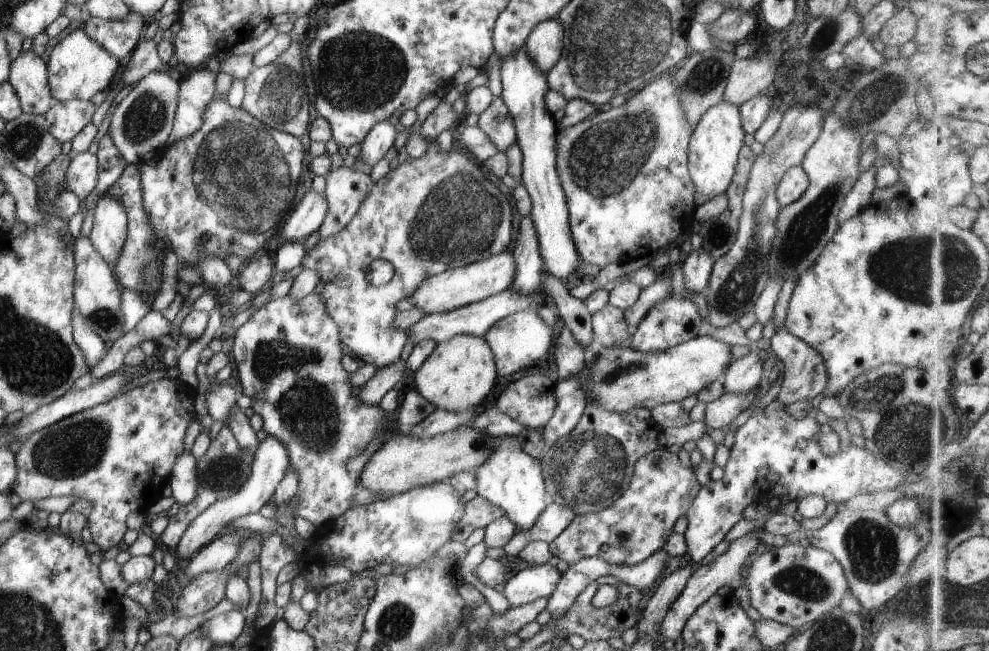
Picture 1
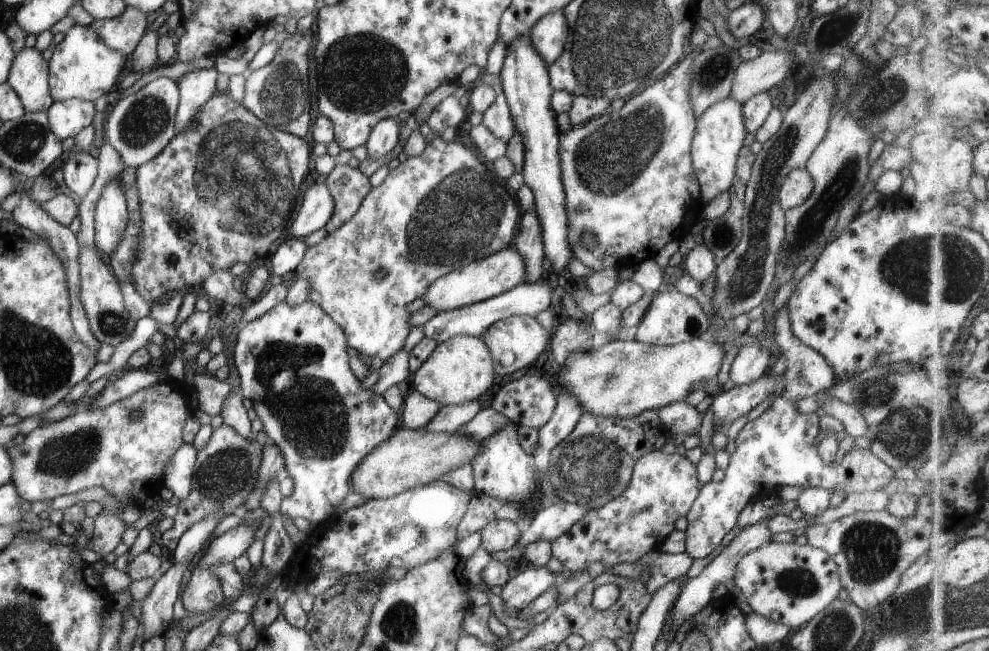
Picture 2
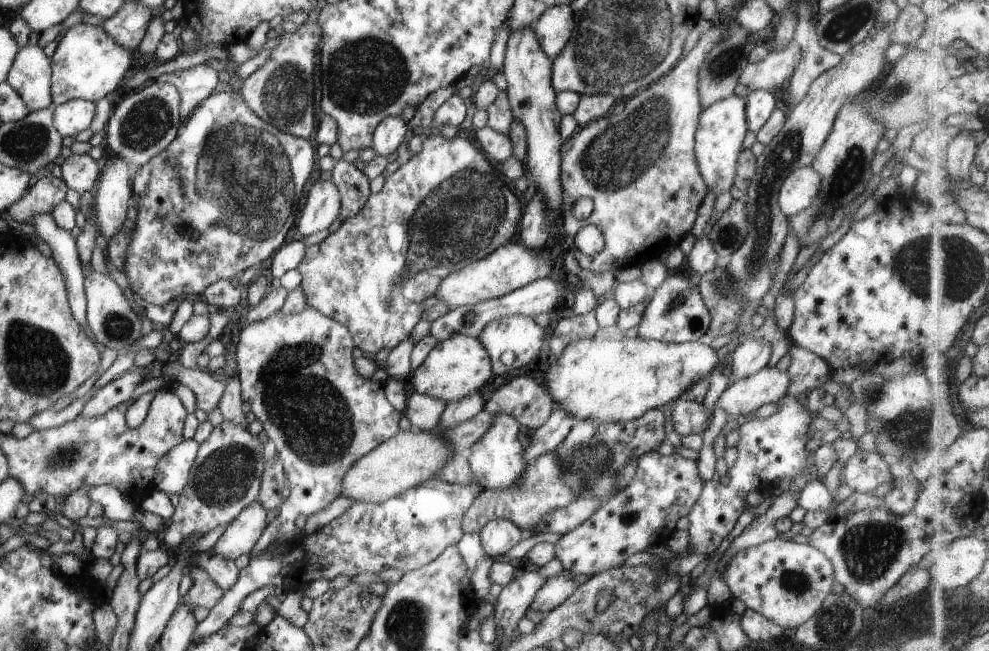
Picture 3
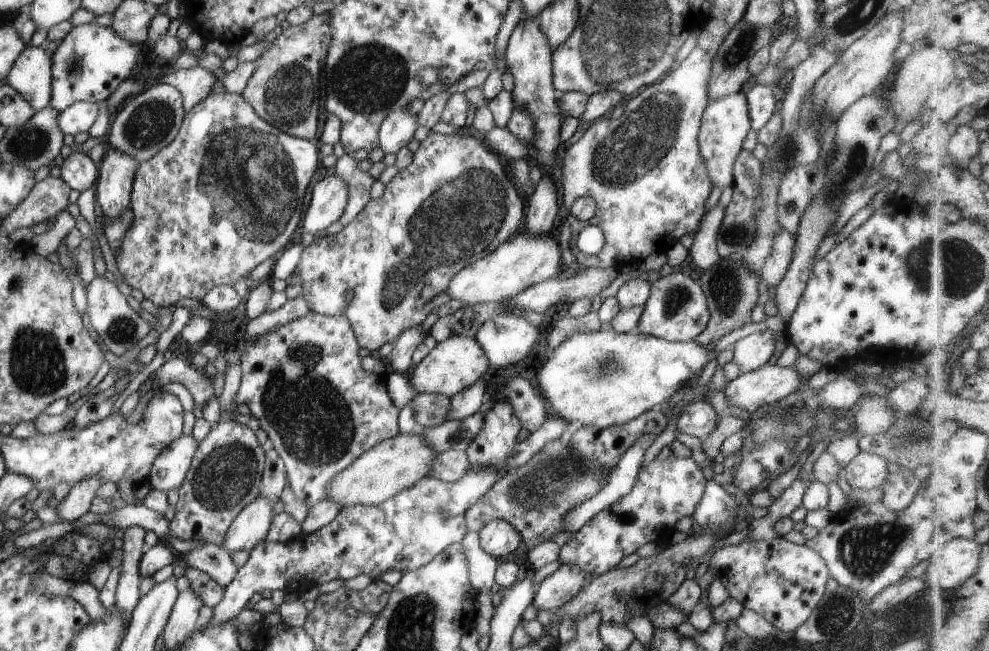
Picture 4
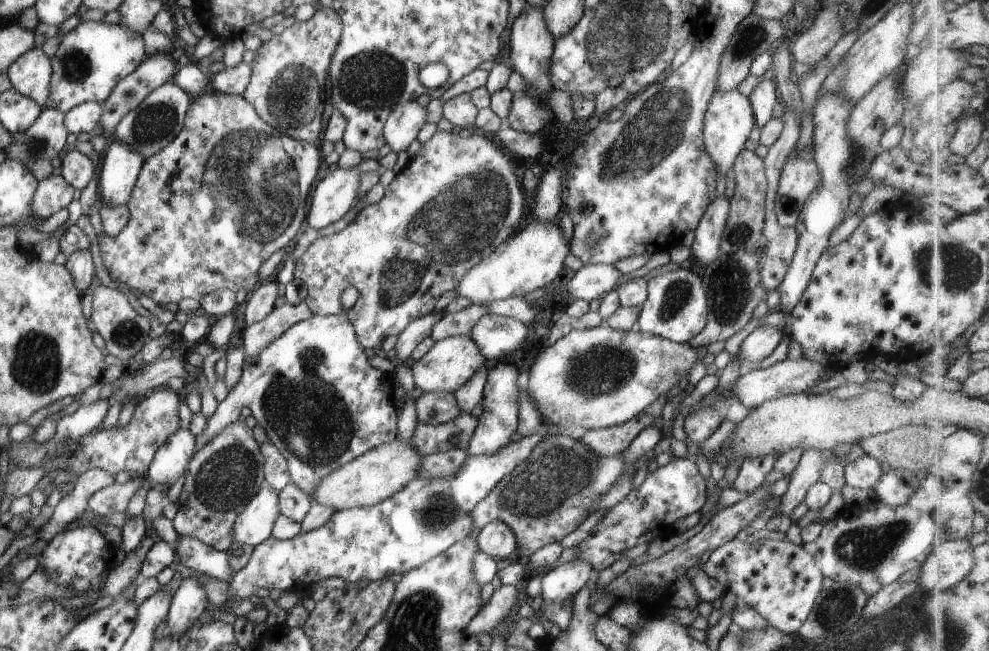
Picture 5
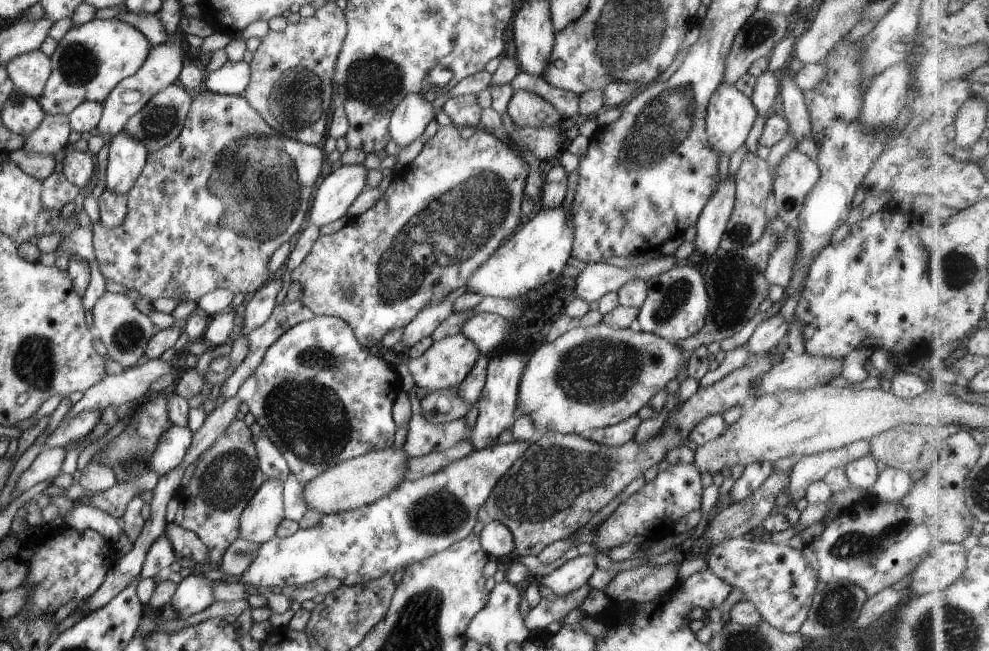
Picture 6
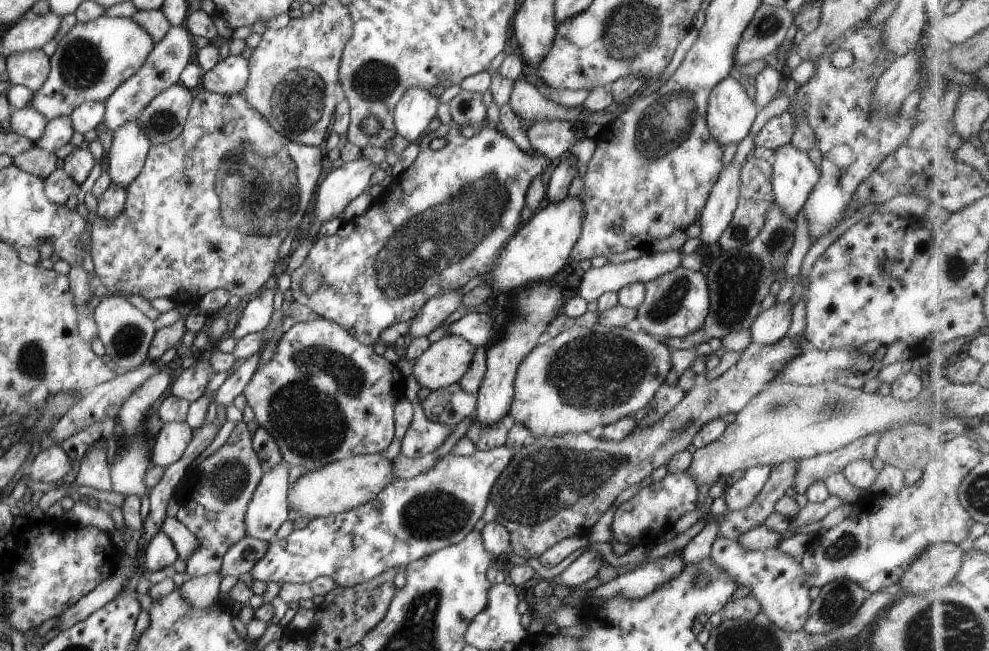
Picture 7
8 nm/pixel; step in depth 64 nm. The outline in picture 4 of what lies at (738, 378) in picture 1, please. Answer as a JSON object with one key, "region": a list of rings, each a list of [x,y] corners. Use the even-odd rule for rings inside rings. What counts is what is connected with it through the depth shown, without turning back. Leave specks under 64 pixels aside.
{"region":[[[769,329],[753,333],[737,340],[731,347],[732,360],[744,372],[759,368],[767,362],[773,352],[773,332]]]}

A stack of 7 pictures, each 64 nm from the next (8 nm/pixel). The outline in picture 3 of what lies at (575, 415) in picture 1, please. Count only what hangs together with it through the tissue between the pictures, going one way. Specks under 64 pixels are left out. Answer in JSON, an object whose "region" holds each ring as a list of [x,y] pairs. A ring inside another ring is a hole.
{"region":[[[554,406],[549,419],[535,430],[531,444],[523,448],[523,460],[531,463],[540,455],[556,450],[574,428],[575,418],[564,409]]]}

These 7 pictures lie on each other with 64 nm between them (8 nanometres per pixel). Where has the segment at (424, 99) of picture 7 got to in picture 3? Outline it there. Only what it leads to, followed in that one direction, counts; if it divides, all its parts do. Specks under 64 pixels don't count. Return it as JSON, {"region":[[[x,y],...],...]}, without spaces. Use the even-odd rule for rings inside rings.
{"region":[[[399,115],[387,116],[375,126],[373,133],[370,134],[372,140],[369,147],[377,157],[387,157],[397,149],[405,131],[409,128],[407,122],[403,122]]]}

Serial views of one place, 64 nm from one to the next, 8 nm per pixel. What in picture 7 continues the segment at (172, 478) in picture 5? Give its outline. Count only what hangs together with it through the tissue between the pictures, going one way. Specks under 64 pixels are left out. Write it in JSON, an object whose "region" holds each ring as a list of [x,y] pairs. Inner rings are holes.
{"region":[[[185,421],[163,422],[150,445],[150,465],[165,468],[183,454],[192,430]]]}

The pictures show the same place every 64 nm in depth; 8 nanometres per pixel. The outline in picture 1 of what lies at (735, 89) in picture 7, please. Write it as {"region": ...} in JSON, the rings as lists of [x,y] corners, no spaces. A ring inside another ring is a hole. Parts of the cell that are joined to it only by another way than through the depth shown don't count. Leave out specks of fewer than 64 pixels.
{"region":[[[726,101],[710,107],[692,129],[687,152],[687,171],[694,189],[694,205],[704,204],[708,199],[724,193],[734,174],[739,150],[744,146],[738,108]]]}

